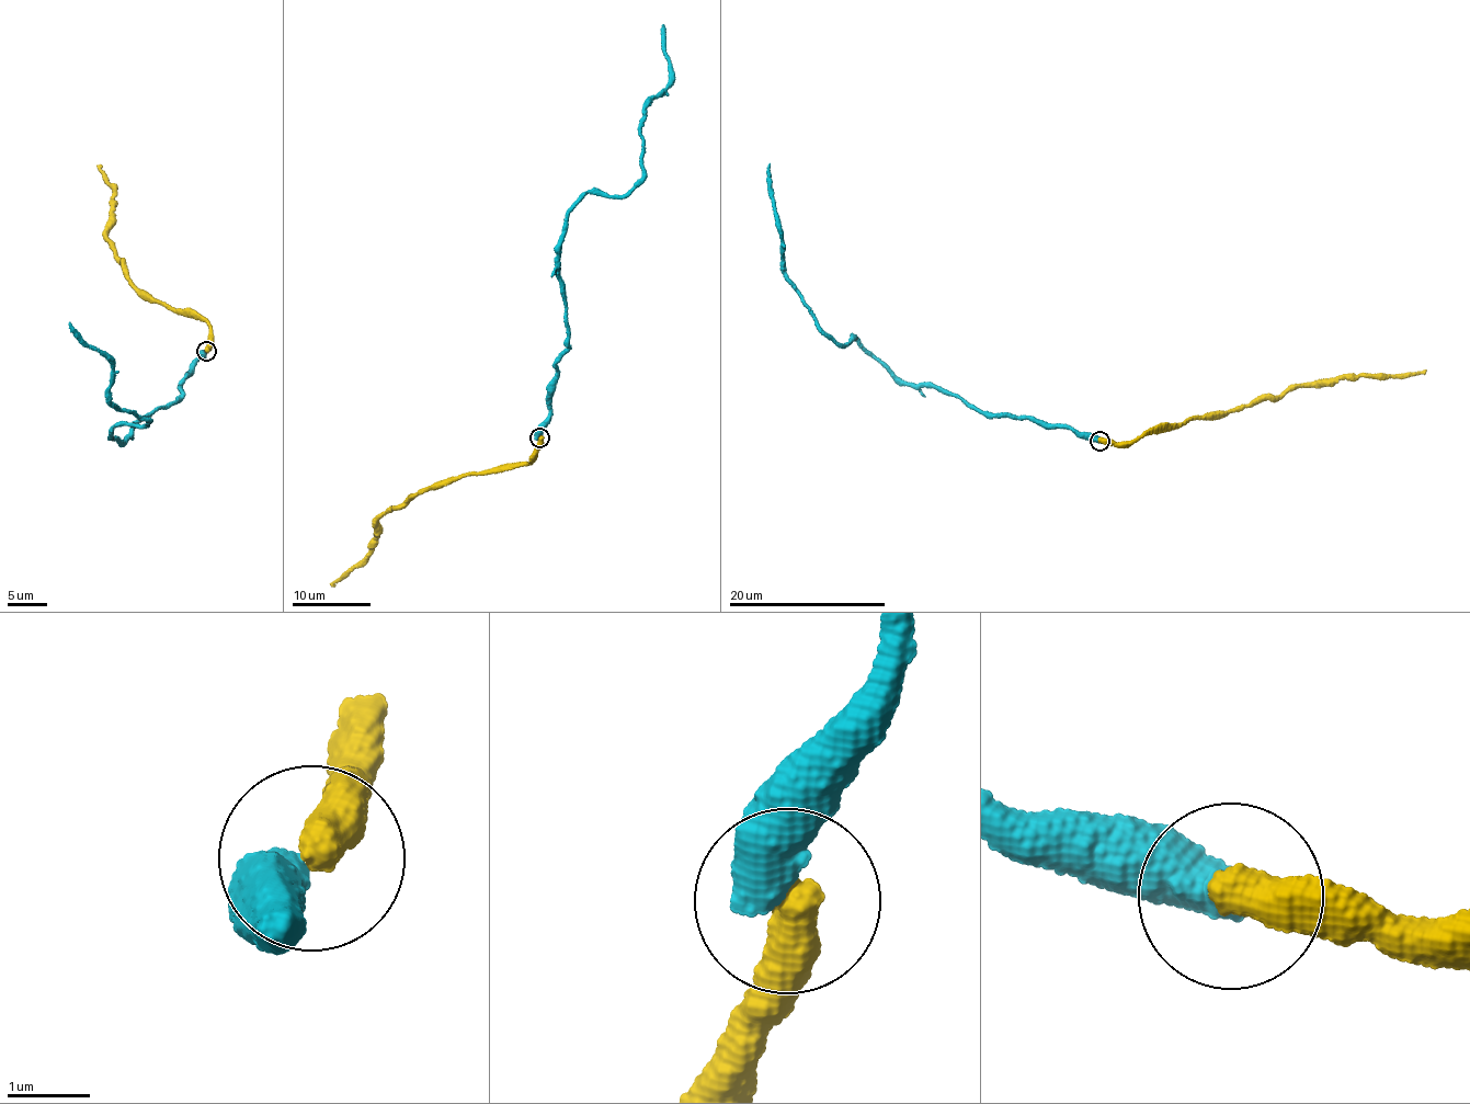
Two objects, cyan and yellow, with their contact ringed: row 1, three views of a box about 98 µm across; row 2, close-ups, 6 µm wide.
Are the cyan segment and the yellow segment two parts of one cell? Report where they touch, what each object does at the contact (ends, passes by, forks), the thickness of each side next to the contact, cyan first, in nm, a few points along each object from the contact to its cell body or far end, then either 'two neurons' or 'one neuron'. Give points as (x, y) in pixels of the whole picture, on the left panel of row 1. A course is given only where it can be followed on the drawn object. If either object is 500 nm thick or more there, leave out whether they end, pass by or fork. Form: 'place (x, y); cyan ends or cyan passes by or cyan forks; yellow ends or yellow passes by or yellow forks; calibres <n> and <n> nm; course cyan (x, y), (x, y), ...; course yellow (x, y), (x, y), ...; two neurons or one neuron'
place (206, 351); calibres 550 and 500 nm; course cyan (206, 351), (168, 408), (121, 444), (112, 427), (148, 422), (110, 400), (112, 357), (69, 322); course yellow (206, 351), (214, 338), (207, 322), (139, 294), (128, 277), (106, 235), (116, 194), (97, 164); one neuron

